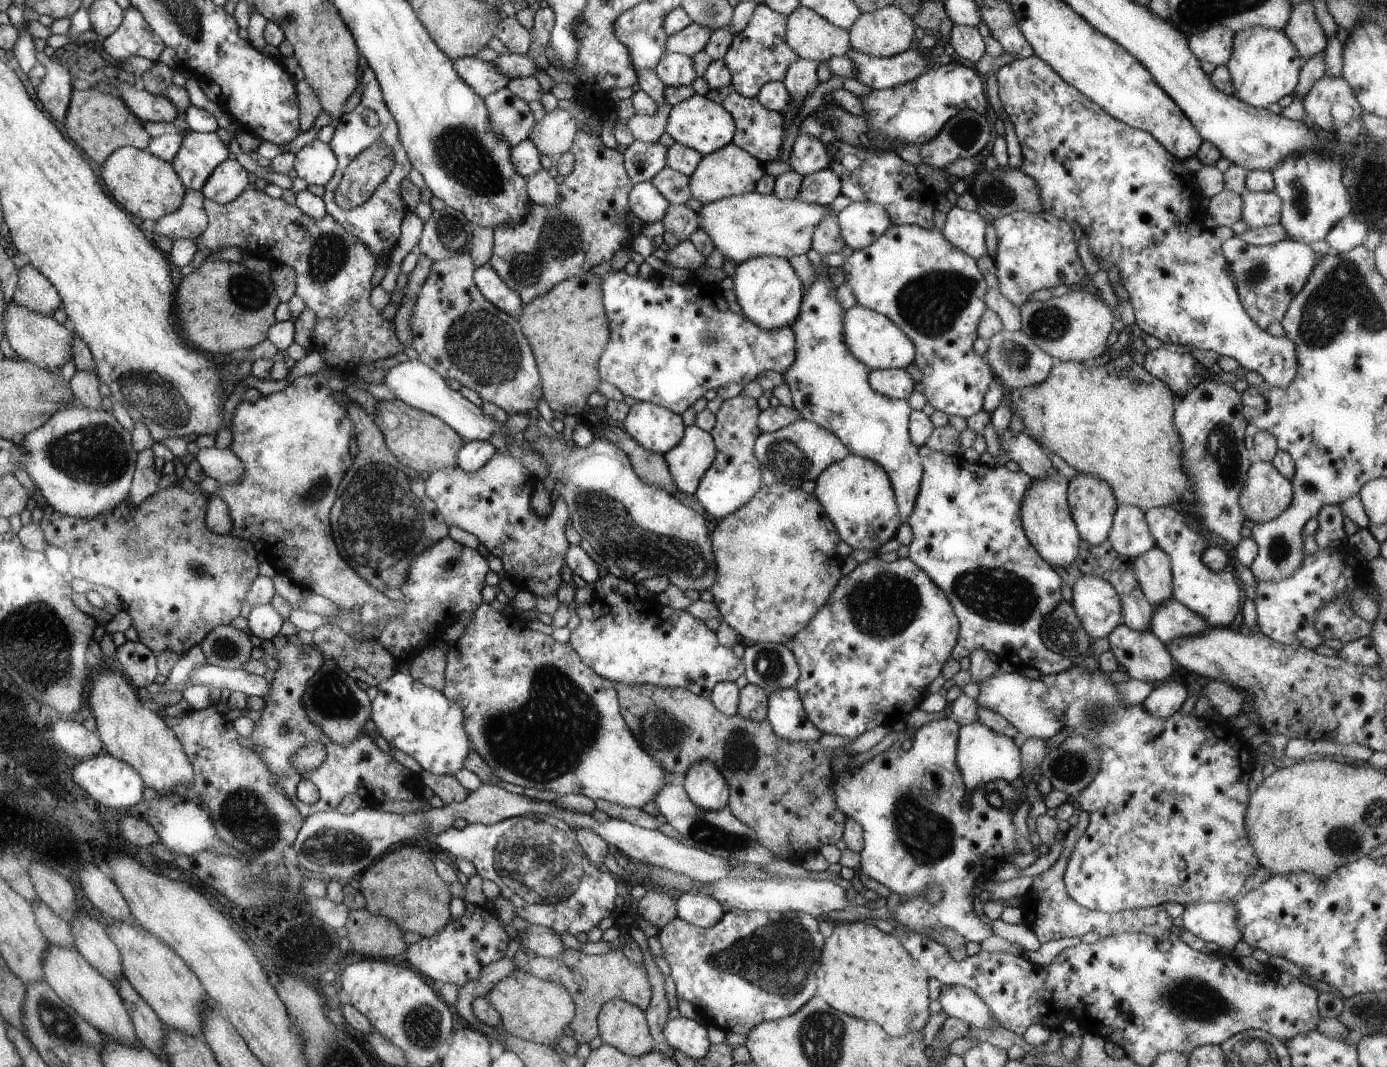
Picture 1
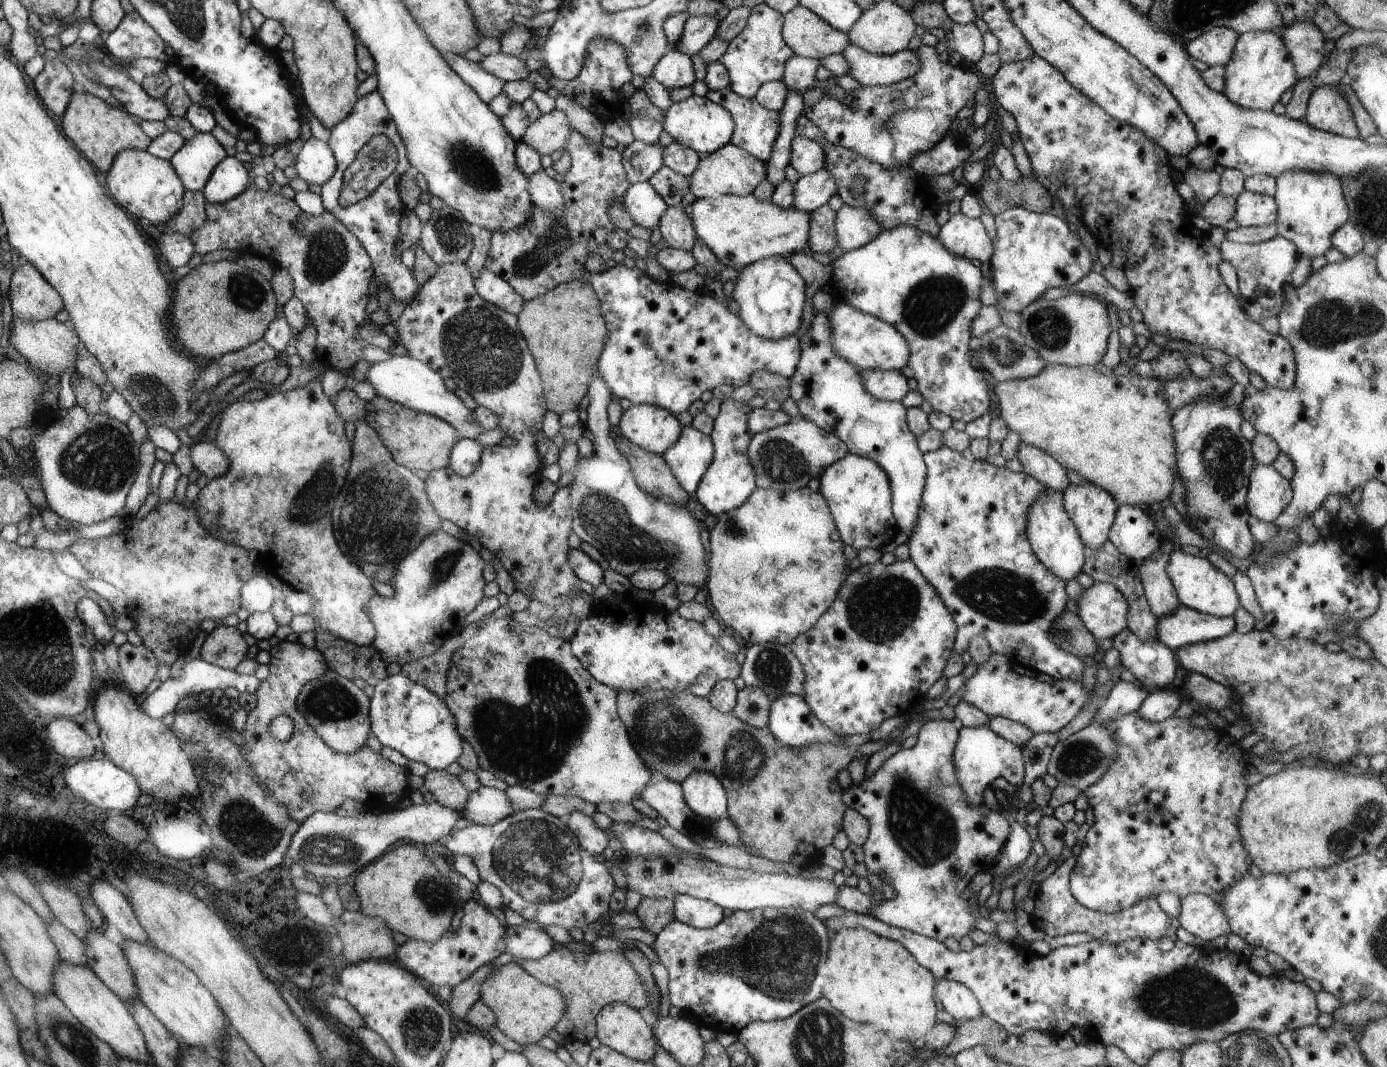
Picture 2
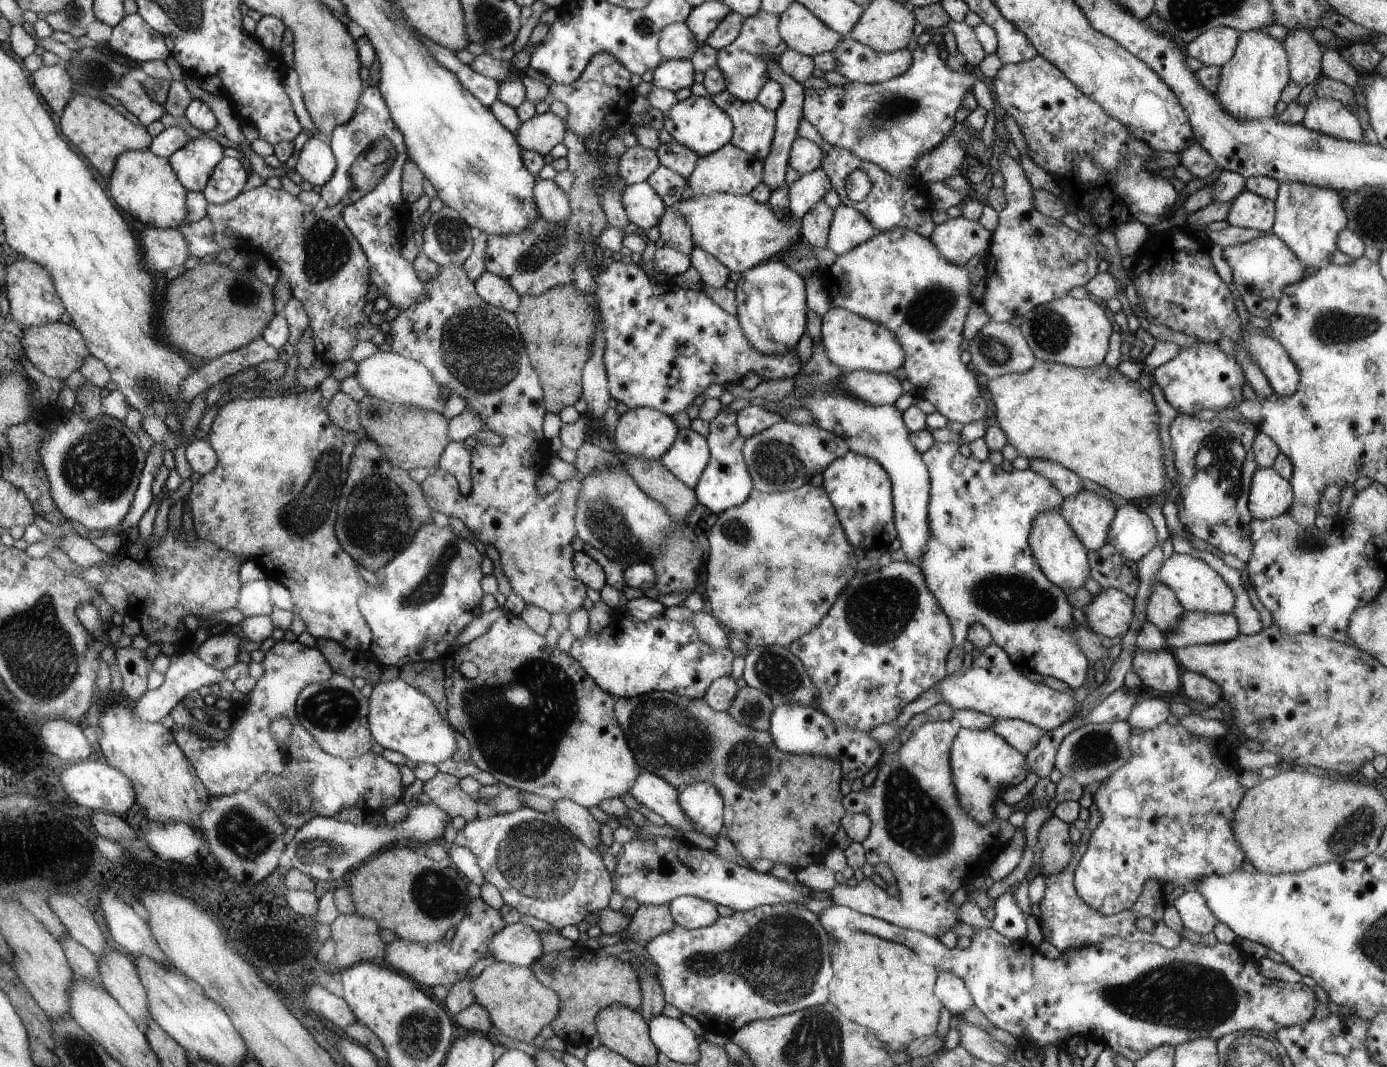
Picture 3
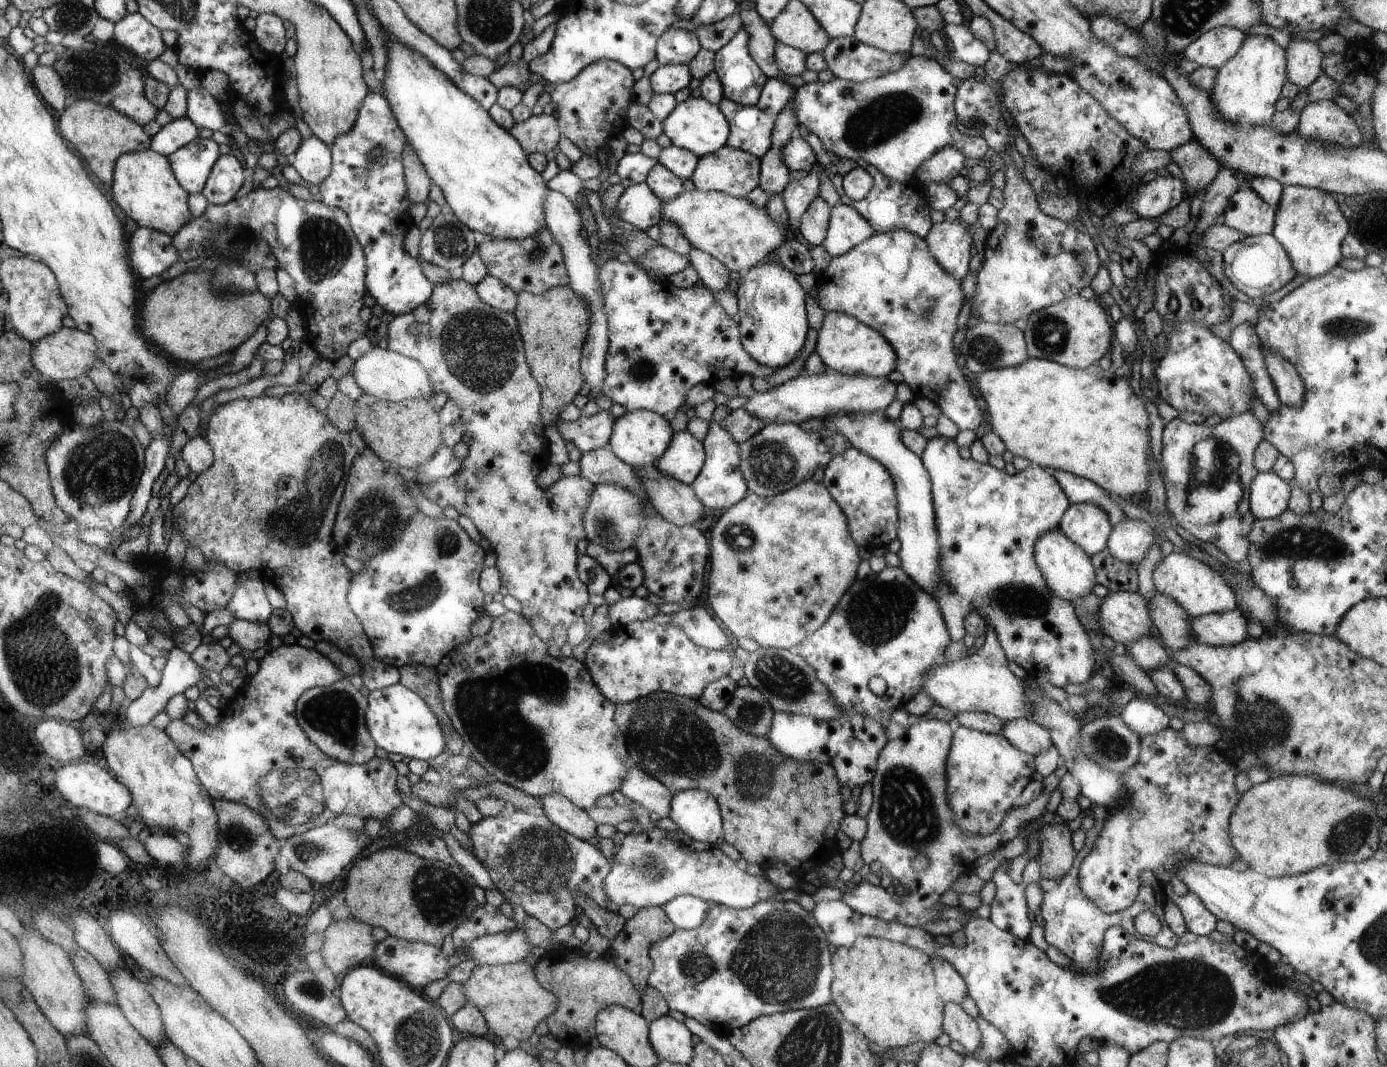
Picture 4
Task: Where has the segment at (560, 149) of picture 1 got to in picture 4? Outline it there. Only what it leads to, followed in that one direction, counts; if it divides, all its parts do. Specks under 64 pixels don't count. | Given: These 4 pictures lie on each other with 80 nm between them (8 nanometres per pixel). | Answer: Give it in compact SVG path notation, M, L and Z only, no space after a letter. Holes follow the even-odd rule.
M532 116L526 121L515 123L511 134L515 136L527 155L554 151L561 138L558 122L554 116Z

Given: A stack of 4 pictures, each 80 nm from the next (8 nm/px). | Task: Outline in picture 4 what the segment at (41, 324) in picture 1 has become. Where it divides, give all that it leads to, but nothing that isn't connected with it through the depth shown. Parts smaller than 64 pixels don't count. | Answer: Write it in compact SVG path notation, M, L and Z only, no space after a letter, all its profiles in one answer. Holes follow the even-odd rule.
M65 327L33 344L31 362L39 374L56 384L62 380L73 380L83 375L86 376L91 369L104 363L96 355L95 339L89 333Z

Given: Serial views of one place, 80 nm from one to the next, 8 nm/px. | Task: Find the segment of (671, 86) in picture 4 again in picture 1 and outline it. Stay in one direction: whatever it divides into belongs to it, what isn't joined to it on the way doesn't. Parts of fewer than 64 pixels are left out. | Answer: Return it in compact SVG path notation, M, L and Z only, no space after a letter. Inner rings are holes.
M667 53L658 65L655 66L654 72L662 80L665 86L682 86L687 87L694 82L696 71L694 71L694 61L688 55L678 53Z

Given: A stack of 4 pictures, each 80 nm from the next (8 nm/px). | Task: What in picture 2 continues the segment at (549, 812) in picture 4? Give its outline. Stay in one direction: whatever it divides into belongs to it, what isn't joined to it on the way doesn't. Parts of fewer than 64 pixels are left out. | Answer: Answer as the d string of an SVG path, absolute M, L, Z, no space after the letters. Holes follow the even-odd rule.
M577 810L568 813L564 818L567 826L575 833L580 840L580 846L588 851L592 856L602 856L604 848L608 846L609 836L606 836L602 829L596 826L596 822L590 816Z

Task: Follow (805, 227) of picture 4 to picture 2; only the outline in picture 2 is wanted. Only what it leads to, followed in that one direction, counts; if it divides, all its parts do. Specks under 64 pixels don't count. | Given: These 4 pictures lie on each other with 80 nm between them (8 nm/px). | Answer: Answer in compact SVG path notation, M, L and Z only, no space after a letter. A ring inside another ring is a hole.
M820 206L810 212L808 246L812 252L830 254L836 248L834 226L836 213L828 206Z

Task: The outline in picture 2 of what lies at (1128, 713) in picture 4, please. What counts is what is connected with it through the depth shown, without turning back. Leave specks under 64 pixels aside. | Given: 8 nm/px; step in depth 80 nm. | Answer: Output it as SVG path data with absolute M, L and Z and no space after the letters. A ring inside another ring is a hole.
M1177 689L1156 690L1142 702L1136 714L1146 722L1162 722L1172 716L1184 700Z

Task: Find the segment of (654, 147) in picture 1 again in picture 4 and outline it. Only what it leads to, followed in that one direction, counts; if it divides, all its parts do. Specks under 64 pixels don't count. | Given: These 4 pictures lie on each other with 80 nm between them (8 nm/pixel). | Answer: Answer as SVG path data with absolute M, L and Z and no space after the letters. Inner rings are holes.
M641 150L627 152L618 162L613 180L622 184L624 188L645 183L648 174L655 169L656 164L659 164L659 162L648 158L646 154L642 154Z

